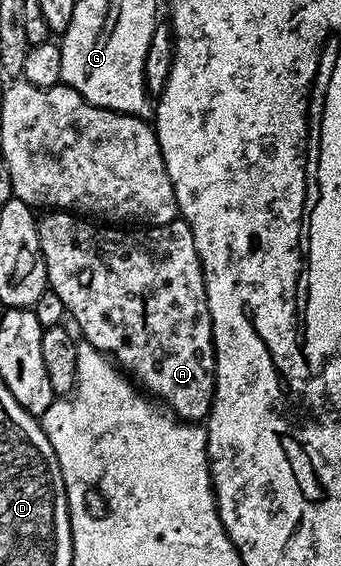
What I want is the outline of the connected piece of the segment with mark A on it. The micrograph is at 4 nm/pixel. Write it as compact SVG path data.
M58 209L48 210L40 214L37 219L39 225L39 244L43 260L47 266L47 286L50 291L57 293L63 302L63 310L68 316L75 318L74 326L79 326L78 334L86 342L92 343L98 351L110 357L152 400L158 401L167 410L178 415L180 419L202 424L211 414L211 402L215 400L215 342L213 329L209 317L209 301L205 293L203 280L203 266L197 253L197 245L193 245L193 233L182 217L176 217L165 225L156 227L139 227L138 229L124 229L119 225L100 225L87 217Z

